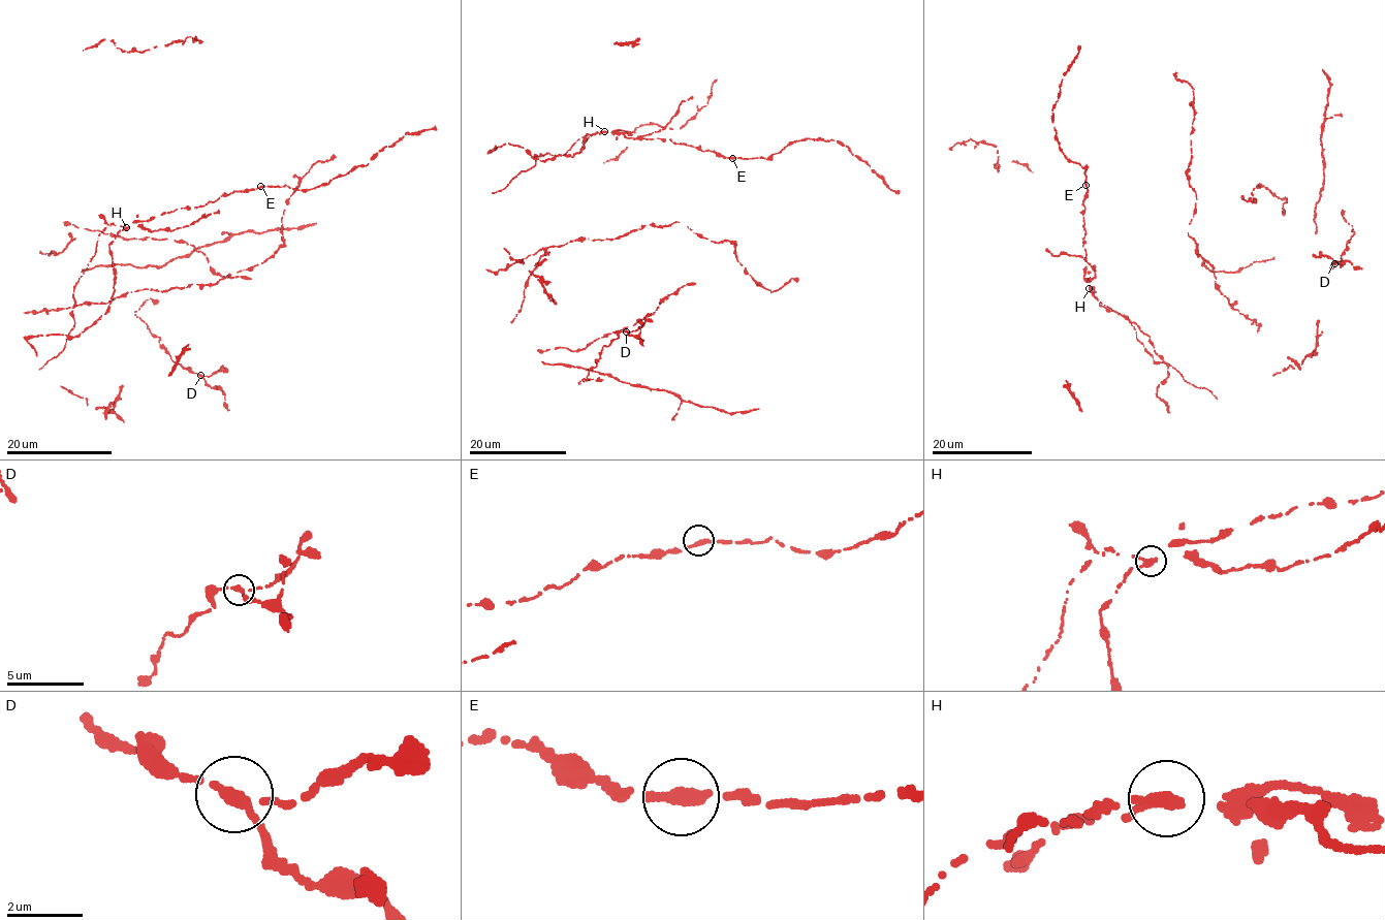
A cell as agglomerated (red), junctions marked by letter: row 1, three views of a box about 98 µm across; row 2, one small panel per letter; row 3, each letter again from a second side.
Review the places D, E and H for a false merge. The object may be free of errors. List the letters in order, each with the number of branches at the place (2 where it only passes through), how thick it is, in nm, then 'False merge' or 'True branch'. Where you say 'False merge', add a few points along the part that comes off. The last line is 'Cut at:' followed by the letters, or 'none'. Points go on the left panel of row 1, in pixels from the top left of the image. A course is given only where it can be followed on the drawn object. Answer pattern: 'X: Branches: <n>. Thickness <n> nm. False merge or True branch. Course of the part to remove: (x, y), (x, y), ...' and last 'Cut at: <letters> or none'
D: Branches: 3. Thickness 200 nm. True branch
E: Branches: 2. Thickness 280 nm. True branch
H: Branches: 3. Thickness 240 nm. False merge. Course of the part to remove: (127, 227), (111, 224), (99, 233), (96, 252), (73, 290), (74, 324), (59, 355), (39, 369)
Cut at: H

